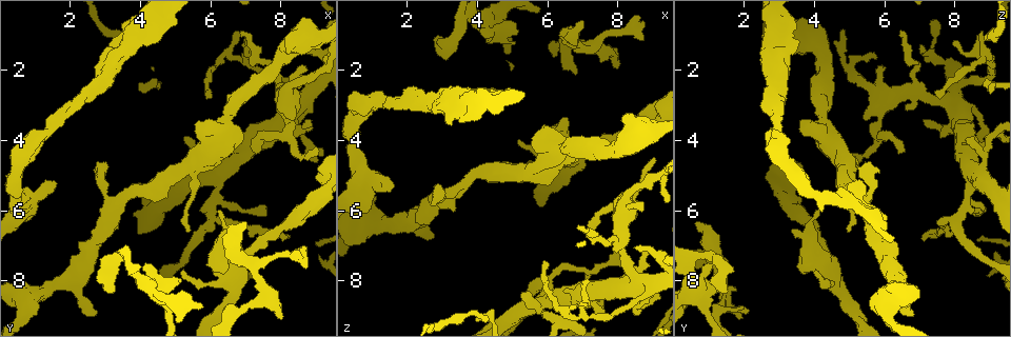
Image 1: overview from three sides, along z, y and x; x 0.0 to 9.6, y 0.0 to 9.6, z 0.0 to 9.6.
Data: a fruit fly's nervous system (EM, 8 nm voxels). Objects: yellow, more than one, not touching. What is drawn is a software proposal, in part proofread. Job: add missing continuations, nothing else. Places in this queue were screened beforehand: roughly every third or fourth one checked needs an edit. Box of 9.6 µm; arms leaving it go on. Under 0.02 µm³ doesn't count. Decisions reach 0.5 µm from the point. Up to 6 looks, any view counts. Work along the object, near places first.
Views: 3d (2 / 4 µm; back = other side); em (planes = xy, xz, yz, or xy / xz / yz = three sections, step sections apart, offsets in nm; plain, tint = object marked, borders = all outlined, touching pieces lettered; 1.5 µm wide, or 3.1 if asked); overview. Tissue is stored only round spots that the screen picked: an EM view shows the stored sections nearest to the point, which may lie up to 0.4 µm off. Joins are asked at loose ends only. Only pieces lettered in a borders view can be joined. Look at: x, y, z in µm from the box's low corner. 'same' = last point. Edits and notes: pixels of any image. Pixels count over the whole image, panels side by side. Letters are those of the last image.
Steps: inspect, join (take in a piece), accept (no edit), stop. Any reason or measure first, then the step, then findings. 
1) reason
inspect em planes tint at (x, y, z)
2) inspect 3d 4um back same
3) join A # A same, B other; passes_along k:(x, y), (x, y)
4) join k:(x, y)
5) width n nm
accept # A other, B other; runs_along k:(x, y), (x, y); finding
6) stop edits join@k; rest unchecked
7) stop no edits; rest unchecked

free end
inspect em yz step 8 borders at (6.80, 8.80, 2.15)

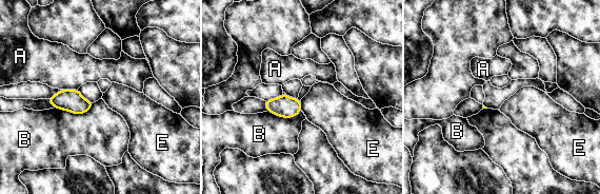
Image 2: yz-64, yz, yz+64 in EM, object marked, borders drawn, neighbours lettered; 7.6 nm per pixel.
accept # A other, B other, E other; border 2:(300, 101), (301, 110); none of them fits

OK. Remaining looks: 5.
stops while still wide
inspect 3d 4um at (6.35, 7.75, 3.65)

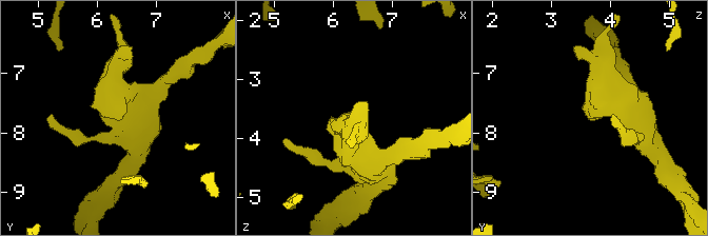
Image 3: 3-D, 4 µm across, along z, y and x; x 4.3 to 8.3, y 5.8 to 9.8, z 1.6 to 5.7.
shape alone is not enough
inspect em planes borders at (6.40, 7.80, 3.65)

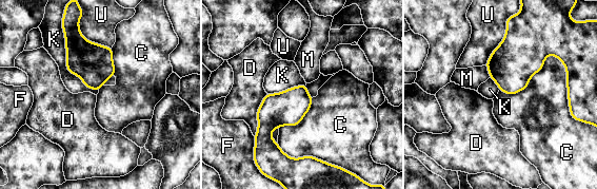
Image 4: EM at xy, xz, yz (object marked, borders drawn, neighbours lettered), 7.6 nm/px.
accept # C other, D other, F other, K other, M other, U other; border 4:(499, 90), (555, 55), (574, 119); none of them fits

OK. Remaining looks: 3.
thick end
inspect em xz step 8 plain at (5.65, 3.50, 3.90)

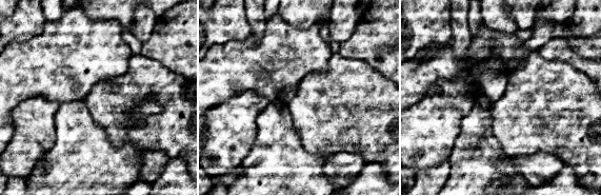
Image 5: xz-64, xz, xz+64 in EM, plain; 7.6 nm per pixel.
inspect em xz step 8 tint same

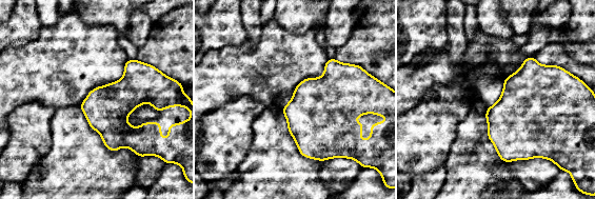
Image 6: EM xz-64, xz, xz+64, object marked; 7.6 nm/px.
what lies round it
inspect em xz step 8 borders same

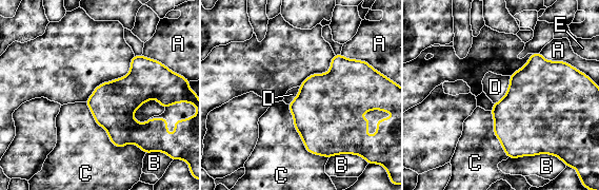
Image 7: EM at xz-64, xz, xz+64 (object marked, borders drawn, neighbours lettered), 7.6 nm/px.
accept # A other, B other, C other, D other, E other; none of them fits

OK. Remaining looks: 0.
stop no edits; rest unchecked

